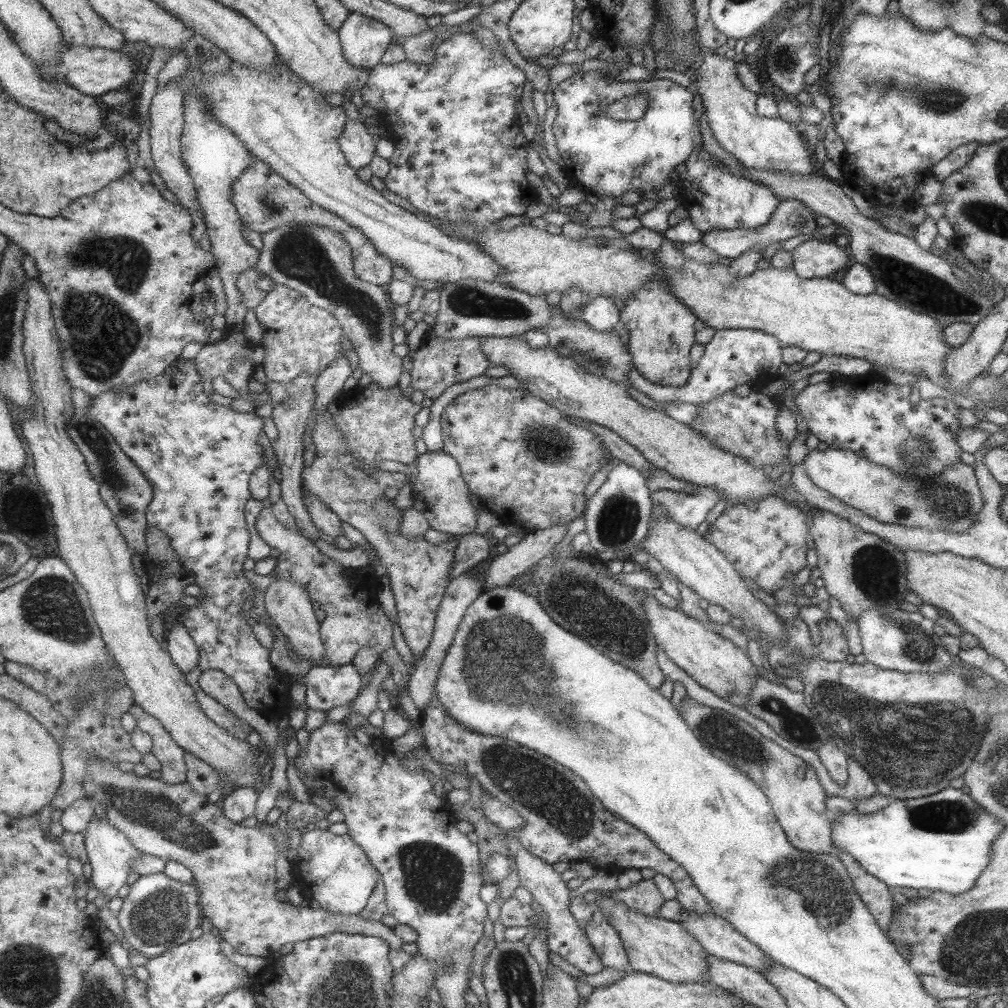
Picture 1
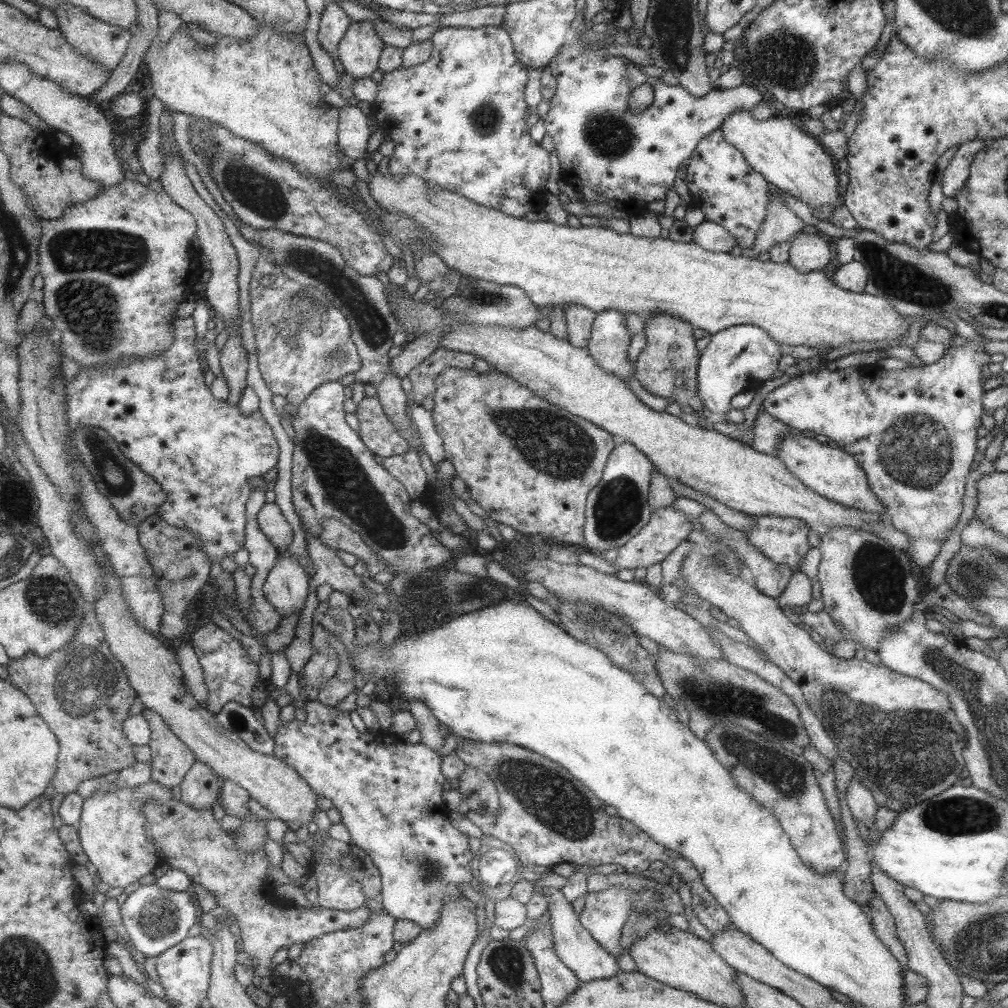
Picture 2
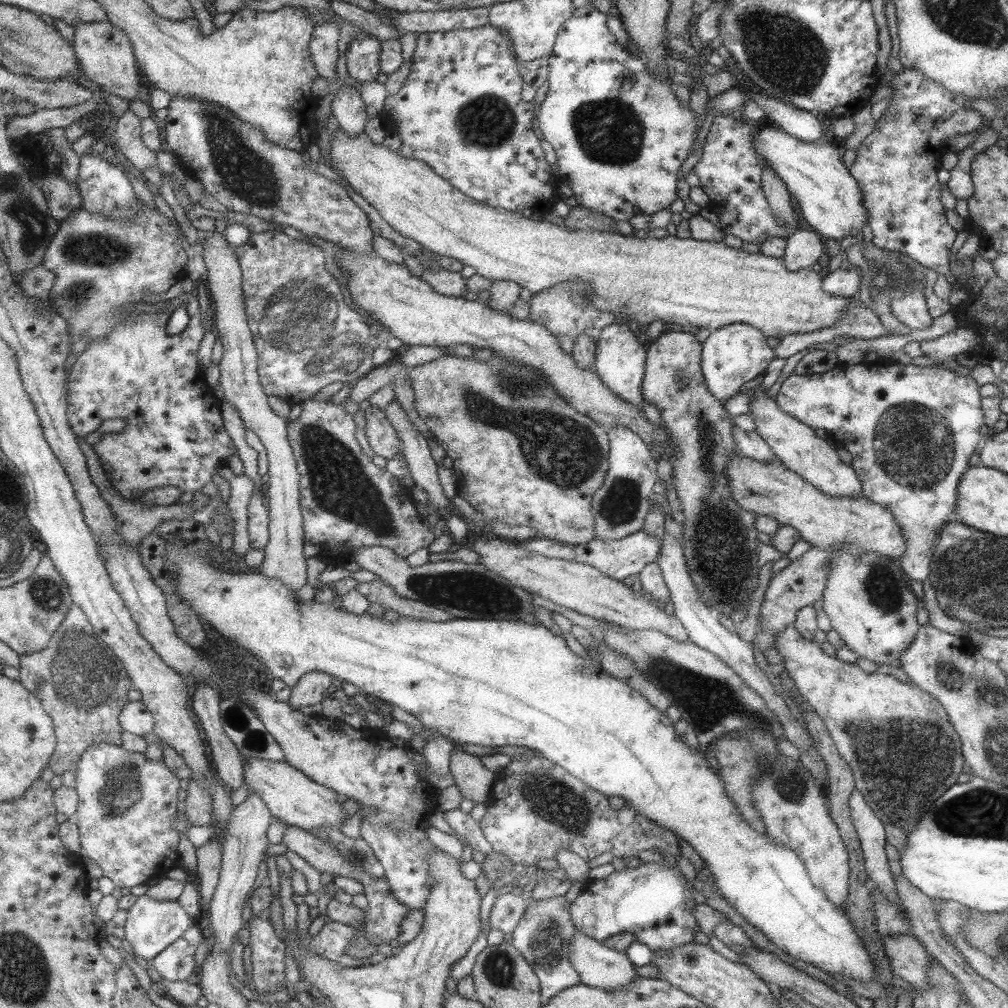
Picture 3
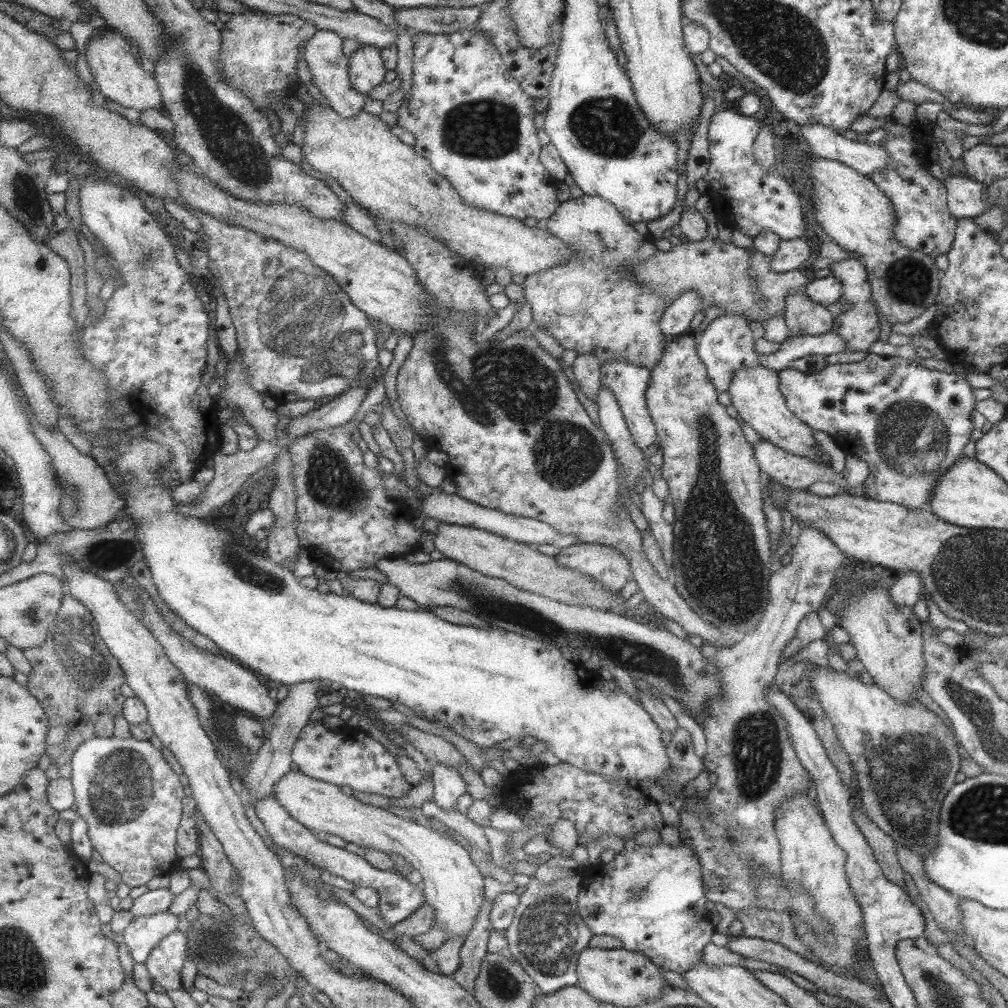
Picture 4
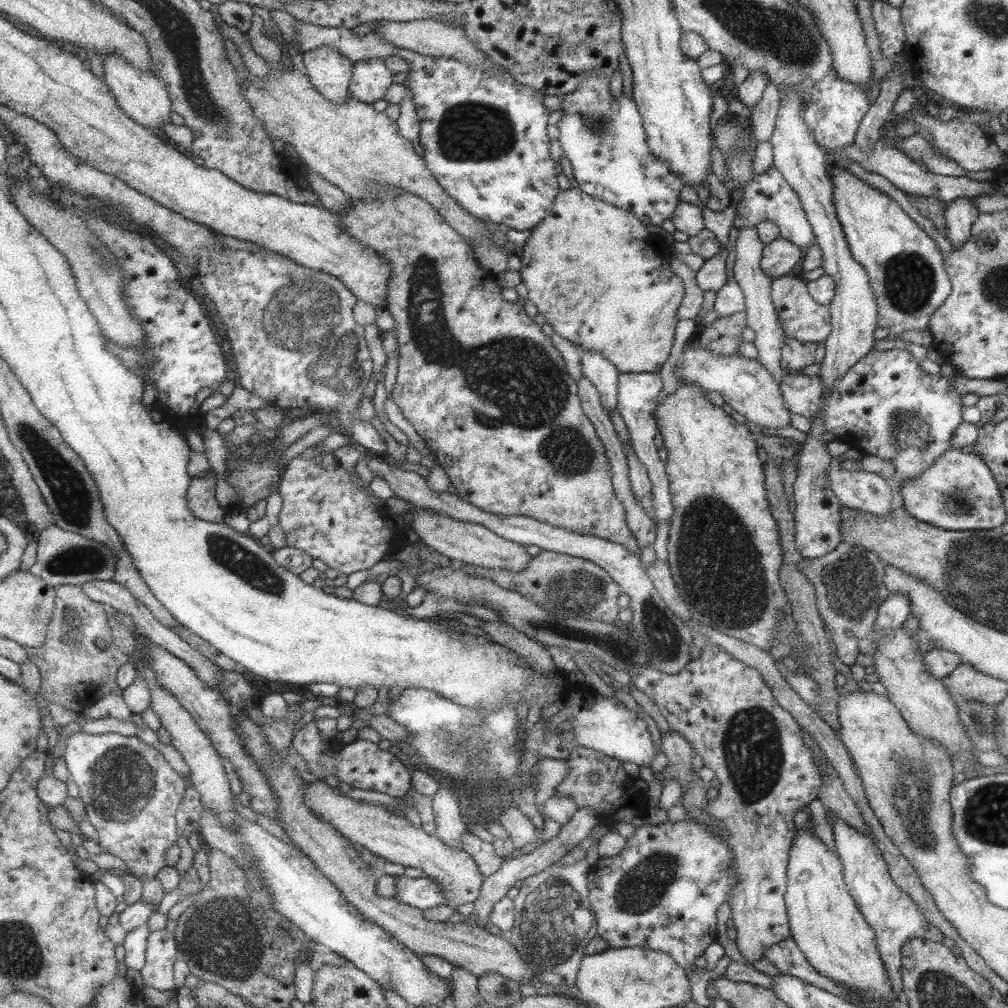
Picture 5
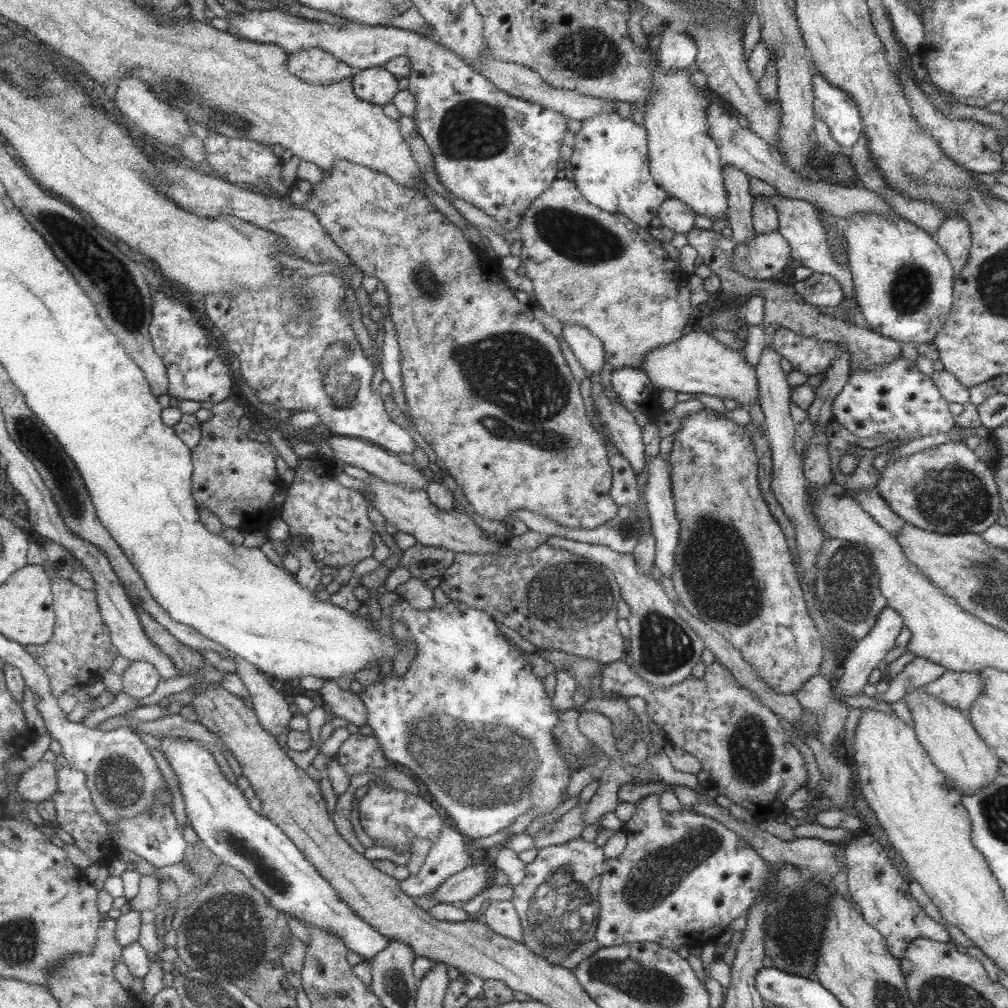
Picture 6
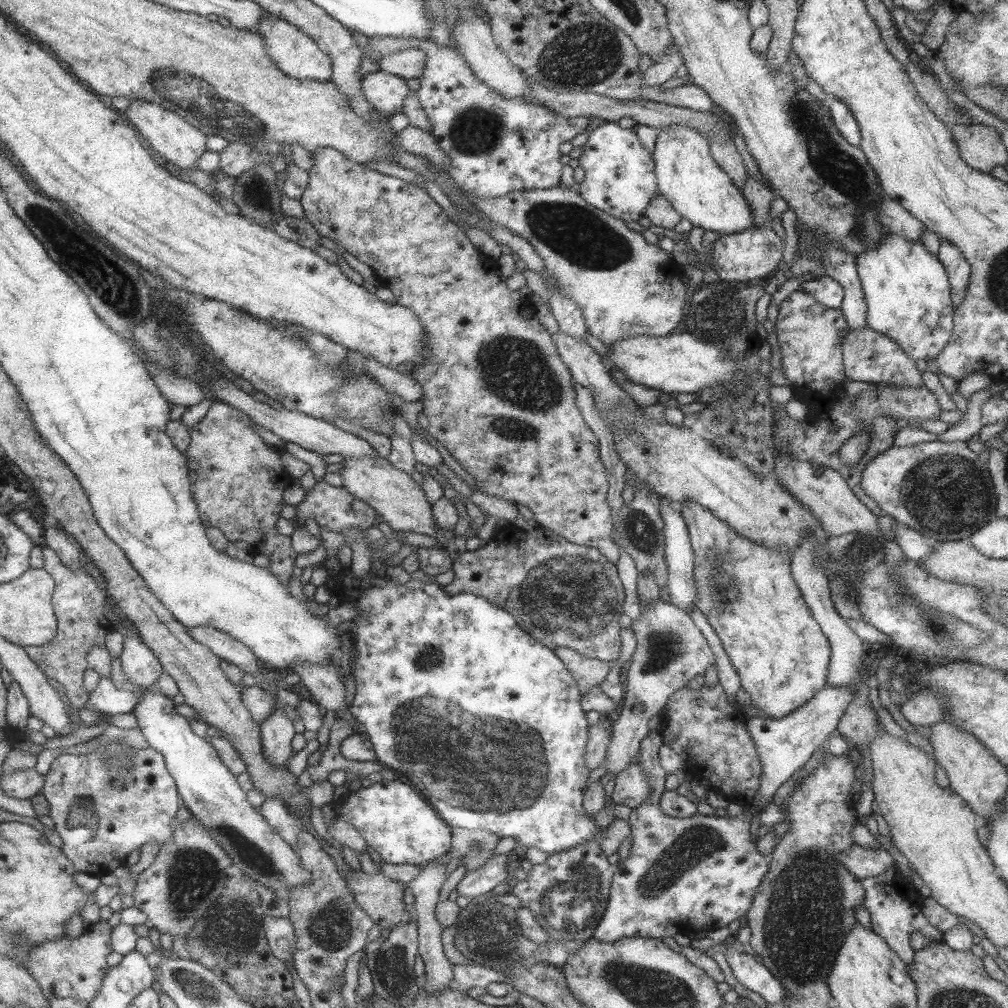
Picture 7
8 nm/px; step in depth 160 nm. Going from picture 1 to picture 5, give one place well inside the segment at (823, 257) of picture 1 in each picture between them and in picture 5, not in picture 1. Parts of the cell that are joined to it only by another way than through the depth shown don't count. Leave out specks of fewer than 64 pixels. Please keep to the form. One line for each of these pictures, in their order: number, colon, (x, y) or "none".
2: (806, 253)
3: (803, 248)
4: (791, 254)
5: (779, 256)

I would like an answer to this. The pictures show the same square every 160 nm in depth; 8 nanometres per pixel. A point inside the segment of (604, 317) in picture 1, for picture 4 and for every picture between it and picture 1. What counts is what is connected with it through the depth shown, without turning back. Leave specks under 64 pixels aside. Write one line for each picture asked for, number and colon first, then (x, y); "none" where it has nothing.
2: (608, 341)
3: (619, 355)
4: (627, 381)

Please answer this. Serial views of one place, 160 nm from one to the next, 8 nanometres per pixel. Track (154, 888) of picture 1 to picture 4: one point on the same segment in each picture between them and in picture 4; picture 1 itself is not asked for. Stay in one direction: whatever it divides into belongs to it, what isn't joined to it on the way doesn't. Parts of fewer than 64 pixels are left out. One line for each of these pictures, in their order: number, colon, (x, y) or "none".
2: (157, 919)
3: (153, 925)
4: (143, 935)

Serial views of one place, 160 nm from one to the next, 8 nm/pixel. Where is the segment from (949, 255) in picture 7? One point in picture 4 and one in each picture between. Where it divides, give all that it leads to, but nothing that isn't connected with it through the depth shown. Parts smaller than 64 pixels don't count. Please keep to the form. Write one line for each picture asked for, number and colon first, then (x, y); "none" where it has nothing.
4: (965, 197)
5: (960, 214)
6: (953, 234)

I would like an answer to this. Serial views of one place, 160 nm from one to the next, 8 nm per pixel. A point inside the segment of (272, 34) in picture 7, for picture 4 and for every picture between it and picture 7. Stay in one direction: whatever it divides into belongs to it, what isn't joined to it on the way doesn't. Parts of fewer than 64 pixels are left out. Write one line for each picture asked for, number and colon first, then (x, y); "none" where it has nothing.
4: (329, 68)
5: (329, 70)
6: (315, 65)

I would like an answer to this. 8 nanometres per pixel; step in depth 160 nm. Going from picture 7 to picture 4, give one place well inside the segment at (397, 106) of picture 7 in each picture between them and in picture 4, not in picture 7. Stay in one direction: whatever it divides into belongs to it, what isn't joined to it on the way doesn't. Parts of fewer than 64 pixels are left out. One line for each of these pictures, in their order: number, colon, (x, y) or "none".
4: (366, 68)
5: (370, 79)
6: (376, 85)

